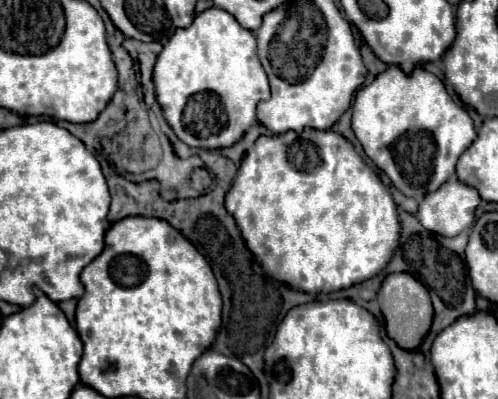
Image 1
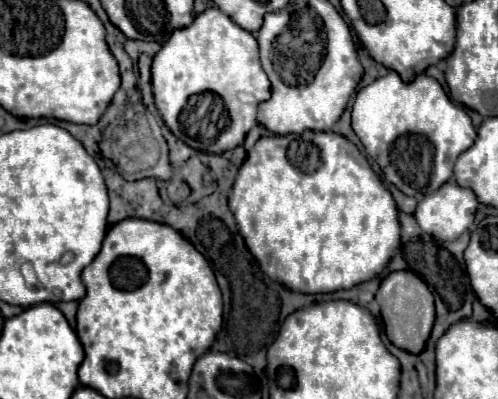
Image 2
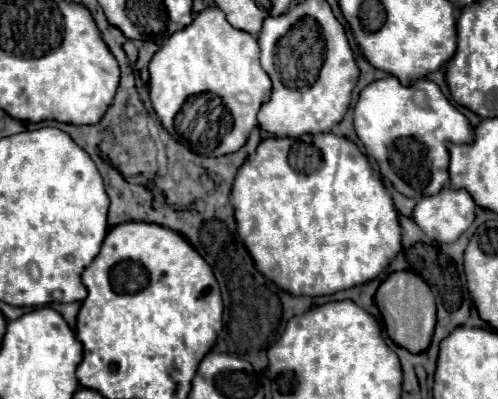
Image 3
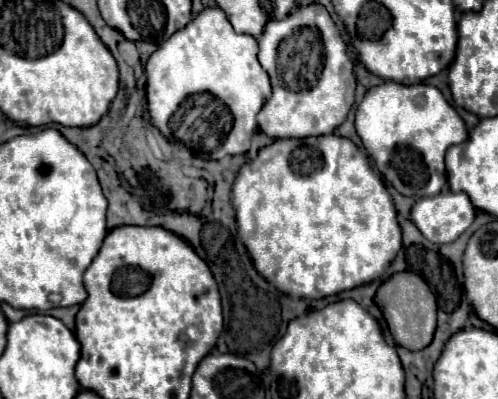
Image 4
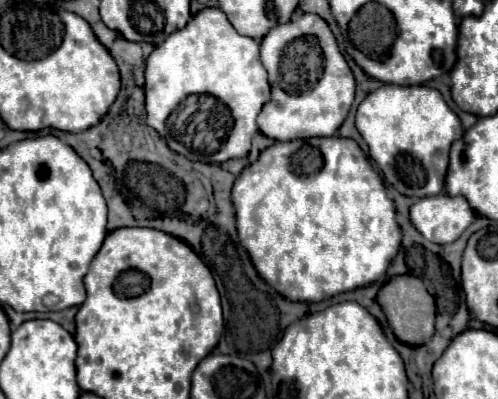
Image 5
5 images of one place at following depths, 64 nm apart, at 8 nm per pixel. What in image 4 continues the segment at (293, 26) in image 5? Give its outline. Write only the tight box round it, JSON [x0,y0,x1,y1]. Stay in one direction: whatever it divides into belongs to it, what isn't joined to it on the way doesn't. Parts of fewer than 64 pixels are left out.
[258,4,356,140]

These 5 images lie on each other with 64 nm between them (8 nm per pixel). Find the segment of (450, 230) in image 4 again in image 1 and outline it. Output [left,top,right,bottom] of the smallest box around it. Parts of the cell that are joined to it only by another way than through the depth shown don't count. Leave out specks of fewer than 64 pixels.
[416,176,478,238]

